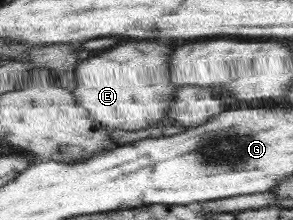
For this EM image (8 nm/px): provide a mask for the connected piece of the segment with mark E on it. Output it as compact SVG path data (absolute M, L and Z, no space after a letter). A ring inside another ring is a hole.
M126 43L78 60L74 69L76 87L71 91L77 106L108 133L115 129L140 131L157 125L177 90L170 82L168 61L172 51L173 47L160 43Z

